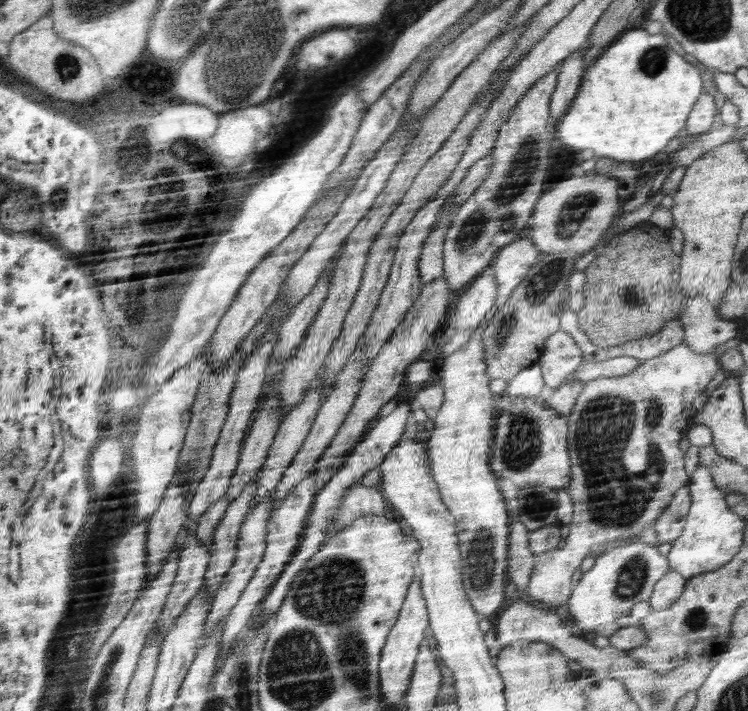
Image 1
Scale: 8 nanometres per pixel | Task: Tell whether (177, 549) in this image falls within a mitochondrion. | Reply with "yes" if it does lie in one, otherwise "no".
no

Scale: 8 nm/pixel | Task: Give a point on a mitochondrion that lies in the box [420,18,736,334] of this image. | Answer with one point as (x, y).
(529, 157)

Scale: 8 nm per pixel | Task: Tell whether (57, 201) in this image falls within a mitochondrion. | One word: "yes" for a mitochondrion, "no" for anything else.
no

